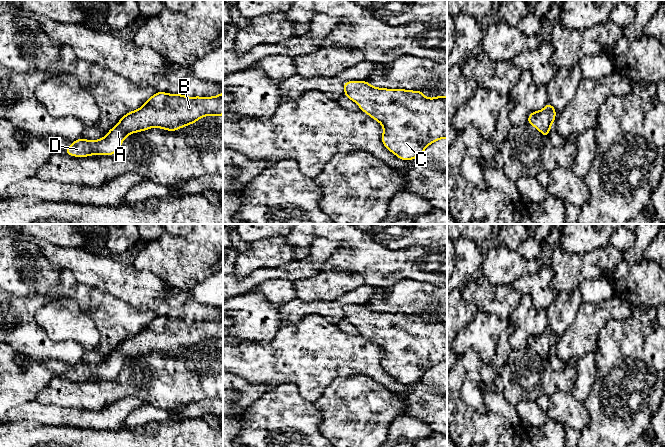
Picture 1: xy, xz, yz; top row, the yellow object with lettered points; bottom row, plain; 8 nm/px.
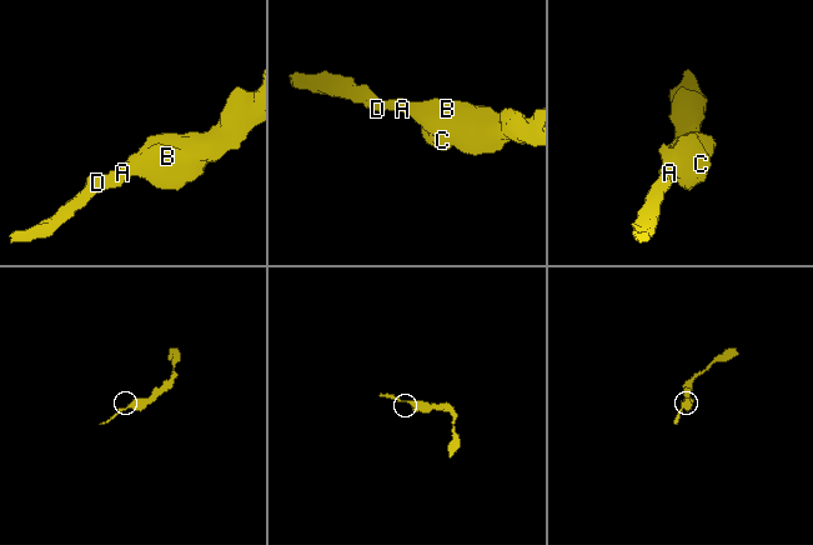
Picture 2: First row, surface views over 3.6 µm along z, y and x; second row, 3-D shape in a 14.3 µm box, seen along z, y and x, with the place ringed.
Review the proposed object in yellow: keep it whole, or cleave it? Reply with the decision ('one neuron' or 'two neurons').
one neuron

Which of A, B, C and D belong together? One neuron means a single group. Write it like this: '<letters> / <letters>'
A B C D

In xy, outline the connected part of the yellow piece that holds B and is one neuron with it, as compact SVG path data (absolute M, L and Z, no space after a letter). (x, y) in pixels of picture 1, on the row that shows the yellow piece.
M157 91L139 109L128 112L99 140L79 138L71 143L65 154L73 157L114 155L125 138L152 127L174 132L196 123L204 116L223 115L223 92L211 97L187 97Z

